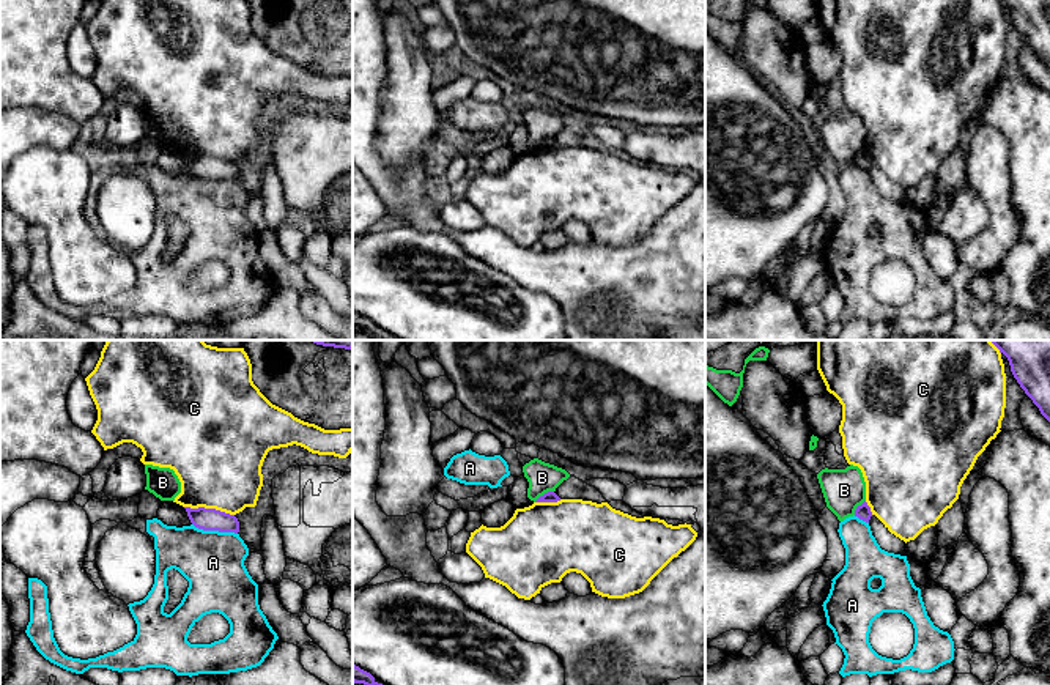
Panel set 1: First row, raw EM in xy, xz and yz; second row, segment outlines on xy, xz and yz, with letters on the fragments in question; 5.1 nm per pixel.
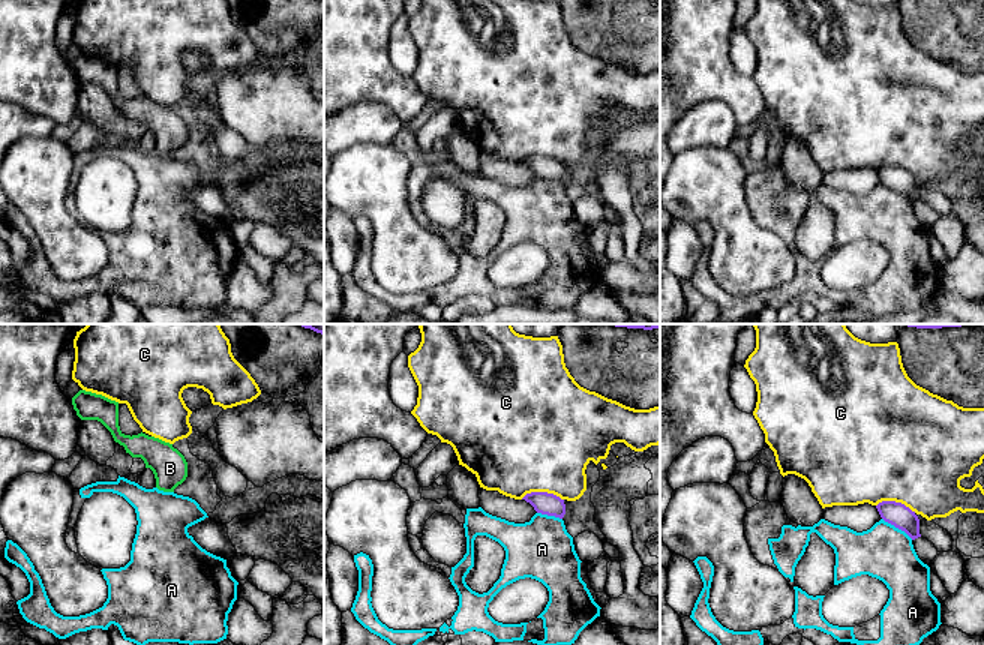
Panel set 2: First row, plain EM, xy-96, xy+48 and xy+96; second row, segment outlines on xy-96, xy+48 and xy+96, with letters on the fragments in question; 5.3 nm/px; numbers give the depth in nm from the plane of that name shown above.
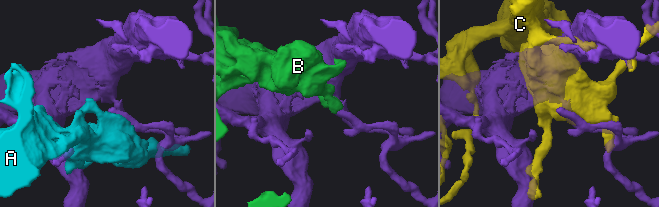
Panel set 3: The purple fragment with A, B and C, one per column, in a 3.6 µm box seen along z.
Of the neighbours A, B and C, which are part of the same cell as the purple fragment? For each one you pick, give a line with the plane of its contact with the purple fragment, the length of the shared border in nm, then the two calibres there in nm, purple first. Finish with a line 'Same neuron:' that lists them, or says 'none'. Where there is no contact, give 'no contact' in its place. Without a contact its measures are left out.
Same neuron: none

